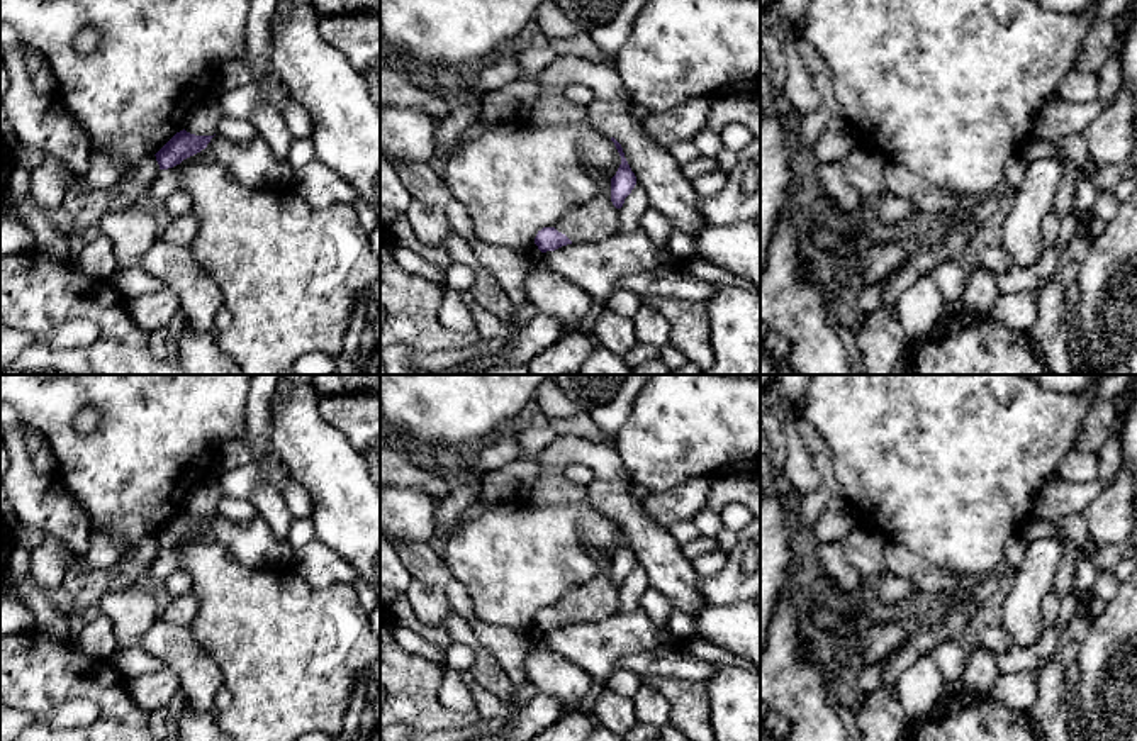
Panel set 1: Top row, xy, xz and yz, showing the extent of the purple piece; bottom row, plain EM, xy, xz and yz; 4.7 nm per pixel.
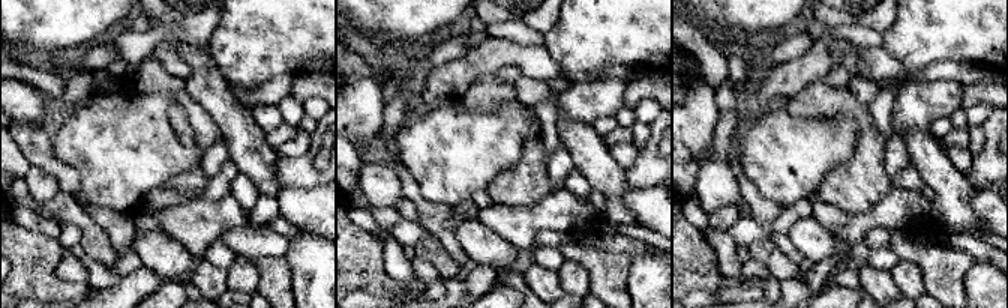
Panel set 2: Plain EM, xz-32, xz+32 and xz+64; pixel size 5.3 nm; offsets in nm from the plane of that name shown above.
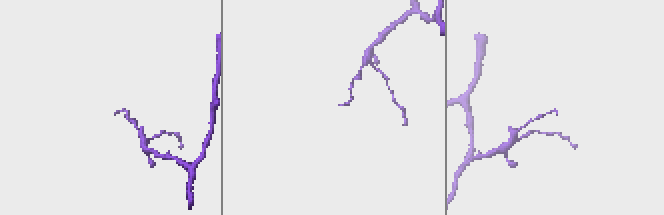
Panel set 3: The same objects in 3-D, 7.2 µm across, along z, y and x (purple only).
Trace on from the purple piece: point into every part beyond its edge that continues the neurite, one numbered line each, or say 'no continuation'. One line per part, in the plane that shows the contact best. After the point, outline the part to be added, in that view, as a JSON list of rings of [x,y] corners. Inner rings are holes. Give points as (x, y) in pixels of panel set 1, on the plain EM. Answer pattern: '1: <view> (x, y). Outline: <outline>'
no continuation

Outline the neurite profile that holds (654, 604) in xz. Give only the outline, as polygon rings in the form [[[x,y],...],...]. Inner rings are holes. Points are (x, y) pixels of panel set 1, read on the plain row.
[[[648,588],[641,600],[640,609],[658,626],[664,627],[669,622],[669,617],[672,614],[672,607],[669,600],[655,588]]]

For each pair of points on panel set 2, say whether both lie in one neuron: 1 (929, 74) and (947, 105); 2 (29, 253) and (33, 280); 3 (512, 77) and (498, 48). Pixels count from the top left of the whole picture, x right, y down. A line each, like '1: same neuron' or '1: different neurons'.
1: different neurons
2: same neuron
3: different neurons

